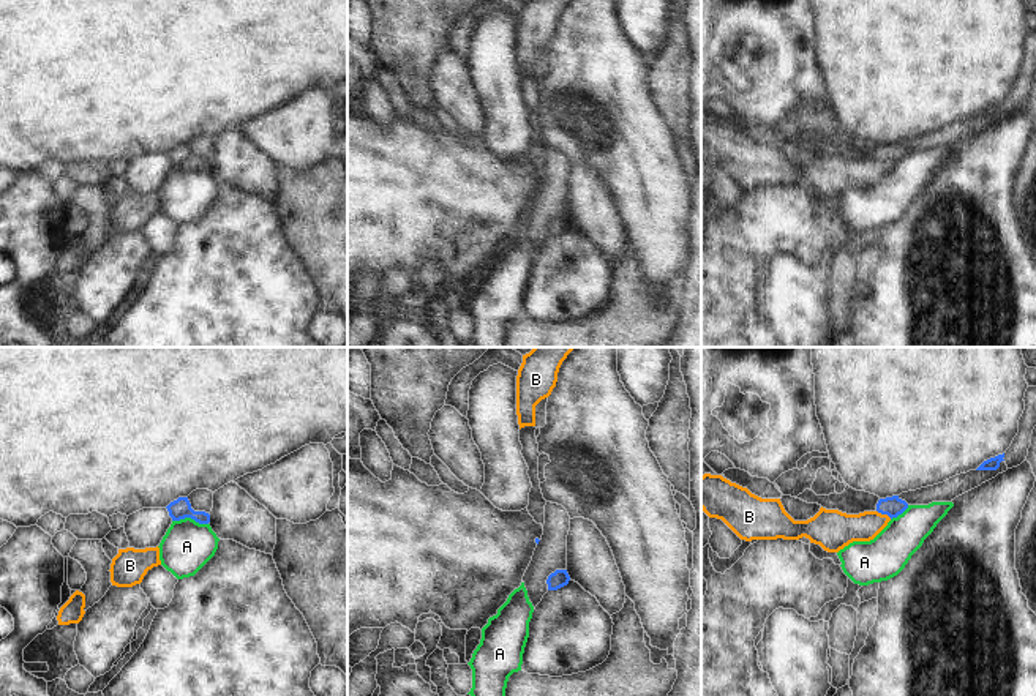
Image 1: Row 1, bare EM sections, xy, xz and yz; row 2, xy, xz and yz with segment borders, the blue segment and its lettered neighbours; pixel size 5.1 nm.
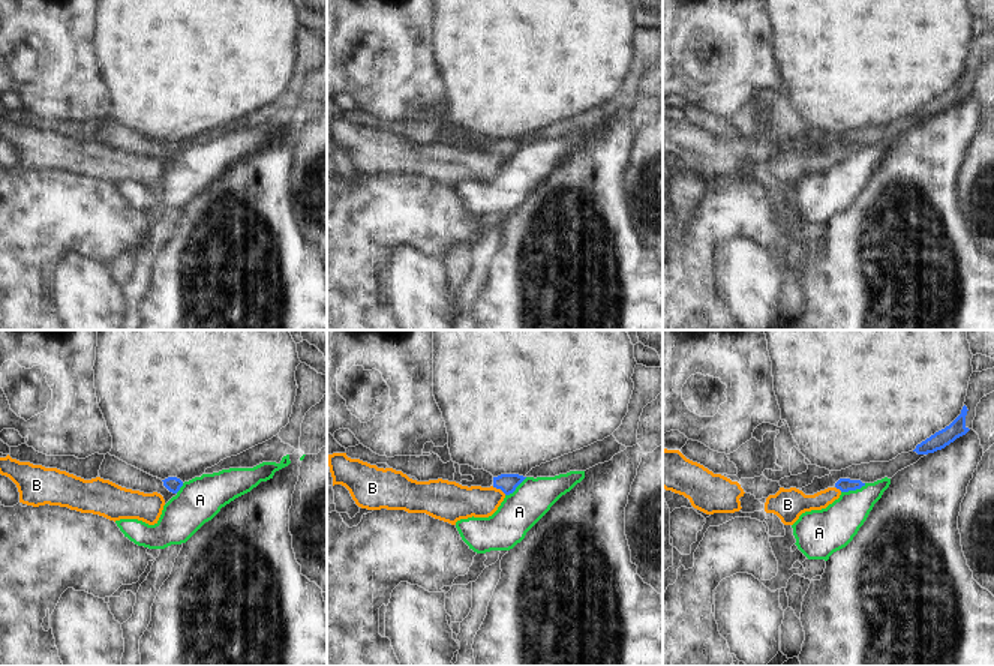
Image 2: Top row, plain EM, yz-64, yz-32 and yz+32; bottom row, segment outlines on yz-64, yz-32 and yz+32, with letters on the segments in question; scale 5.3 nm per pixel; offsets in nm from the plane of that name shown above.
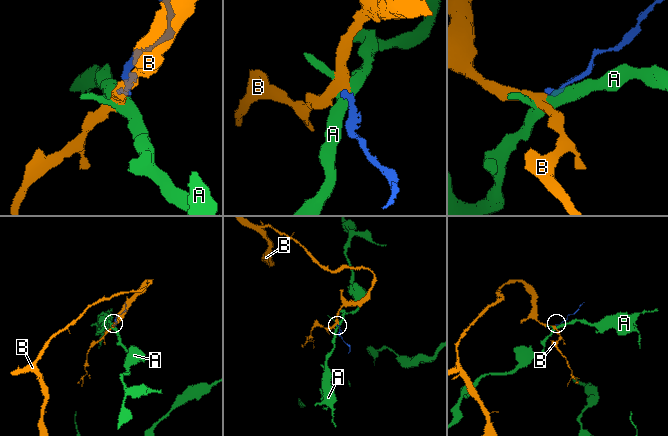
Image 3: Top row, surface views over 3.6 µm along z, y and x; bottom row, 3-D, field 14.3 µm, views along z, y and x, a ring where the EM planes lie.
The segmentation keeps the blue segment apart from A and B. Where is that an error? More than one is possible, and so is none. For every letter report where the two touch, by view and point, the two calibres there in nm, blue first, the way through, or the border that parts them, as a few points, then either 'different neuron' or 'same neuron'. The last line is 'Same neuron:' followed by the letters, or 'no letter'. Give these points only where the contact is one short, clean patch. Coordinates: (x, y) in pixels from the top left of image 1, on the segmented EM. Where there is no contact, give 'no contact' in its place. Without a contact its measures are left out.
A: contact xy (190, 516); calibres 110 and 260 nm; border xy (172, 520), (193, 518), (207, 524); different neuron
B: contact yz (885, 513); calibres 100 and 180 nm; way yz (893, 507), (885, 513), (863, 527), (839, 529); same neuron
Same neuron: B

